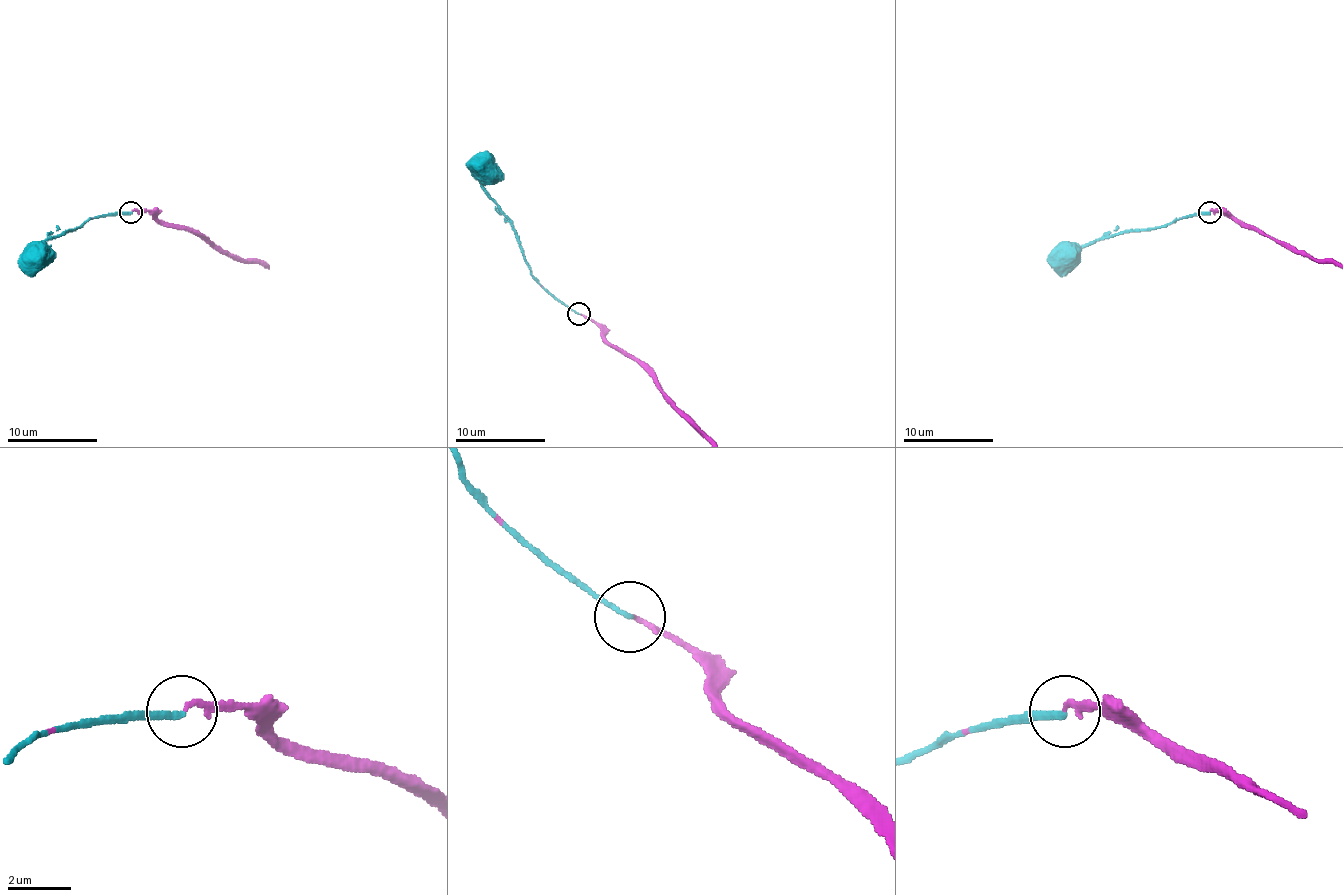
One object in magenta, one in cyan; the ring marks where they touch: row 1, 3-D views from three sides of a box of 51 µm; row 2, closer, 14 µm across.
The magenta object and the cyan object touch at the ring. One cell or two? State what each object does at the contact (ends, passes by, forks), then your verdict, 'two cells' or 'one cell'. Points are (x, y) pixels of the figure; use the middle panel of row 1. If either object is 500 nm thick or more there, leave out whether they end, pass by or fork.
magenta ends | cyan ends | two cells

